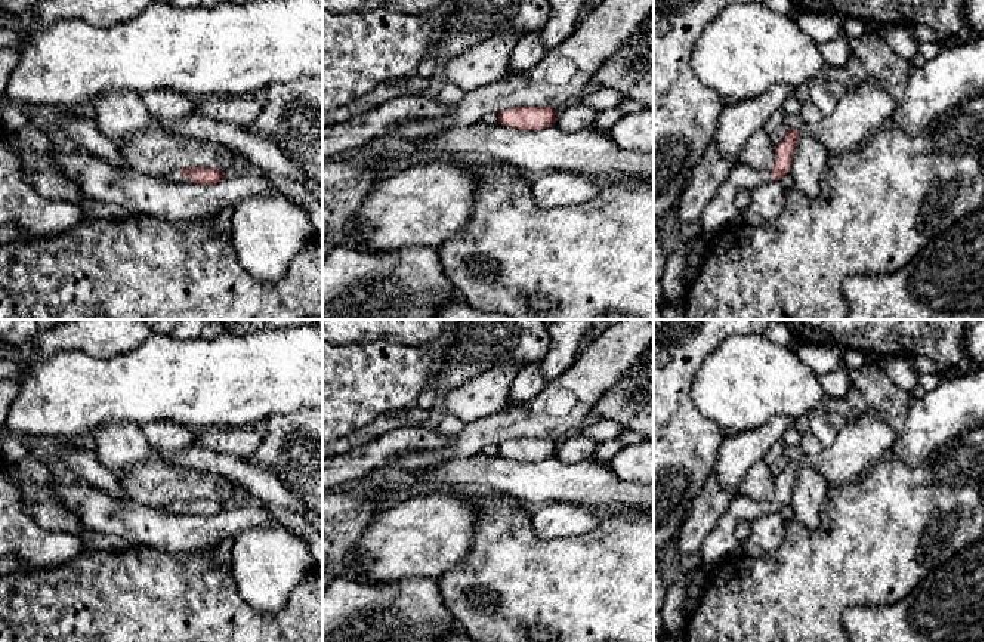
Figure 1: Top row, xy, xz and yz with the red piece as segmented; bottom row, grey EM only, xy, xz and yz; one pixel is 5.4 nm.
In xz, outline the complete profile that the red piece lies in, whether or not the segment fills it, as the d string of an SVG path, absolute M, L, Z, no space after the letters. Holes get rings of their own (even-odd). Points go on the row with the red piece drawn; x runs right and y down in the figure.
M516 107L497 114L498 123L521 130L541 130L555 126L556 109L549 107Z

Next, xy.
M210 167L179 169L166 176L172 182L214 185L225 179L225 172Z

